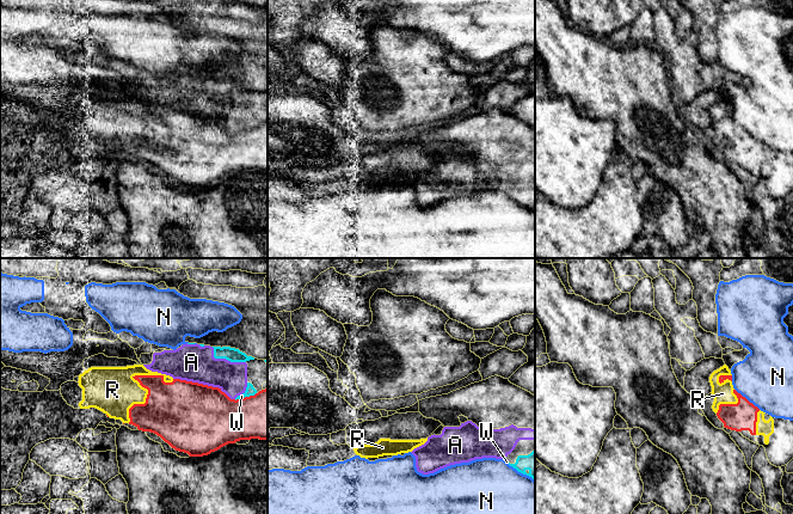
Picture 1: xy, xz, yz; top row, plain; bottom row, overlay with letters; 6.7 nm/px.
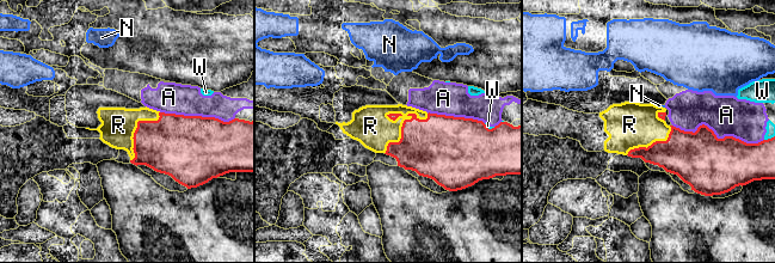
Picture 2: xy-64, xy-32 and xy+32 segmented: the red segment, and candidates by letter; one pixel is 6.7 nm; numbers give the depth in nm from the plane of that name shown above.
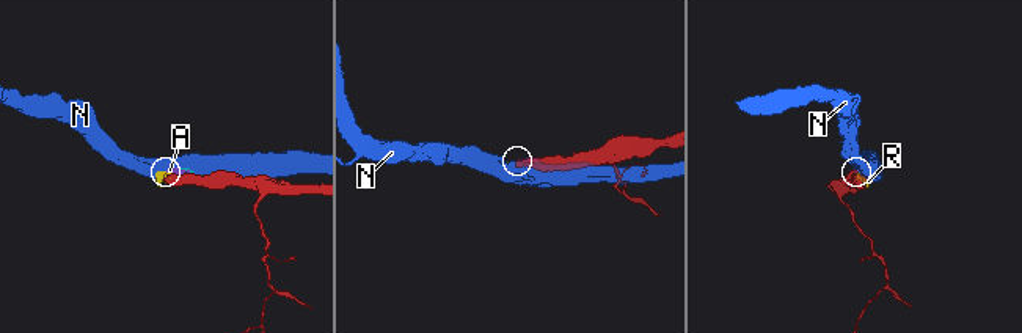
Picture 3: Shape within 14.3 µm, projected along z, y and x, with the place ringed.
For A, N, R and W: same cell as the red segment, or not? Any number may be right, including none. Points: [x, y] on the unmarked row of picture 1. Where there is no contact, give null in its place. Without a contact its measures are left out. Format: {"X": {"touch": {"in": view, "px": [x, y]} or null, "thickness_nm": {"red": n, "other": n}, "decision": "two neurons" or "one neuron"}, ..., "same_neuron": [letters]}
{"A": {"touch": {"in": "xy", "px": [204, 117]}, "thickness_nm": {"red": 480, "other": 260}, "decision": "two neurons"}, "N": {"touch": {"in": "yz", "px": [747, 132]}, "thickness_nm": {"red": 190, "other": 380}, "decision": "two neurons"}, "R": {"touch": {"in": "xy", "px": [140, 116]}, "thickness_nm": {"red": 320, "other": 320}, "decision": "one neuron"}, "W": {"touch": {"in": "xy", "px": [245, 129]}, "thickness_nm": {"red": 340, "other": 60}, "decision": "two neurons"}, "same_neuron": ["R"]}

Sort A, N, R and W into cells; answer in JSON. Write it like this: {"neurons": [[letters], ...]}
{"neurons": [["A", "W"], ["N"], ["R"]]}

